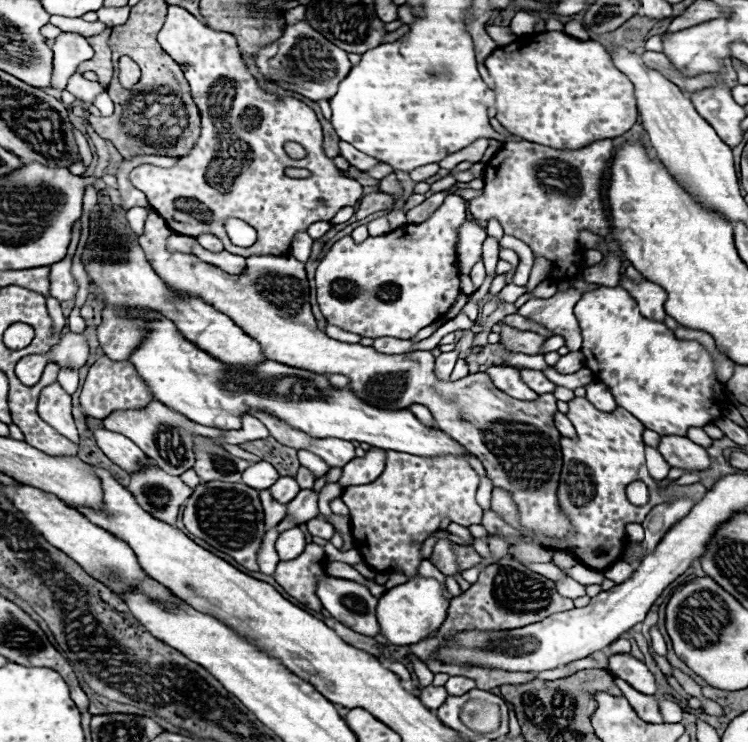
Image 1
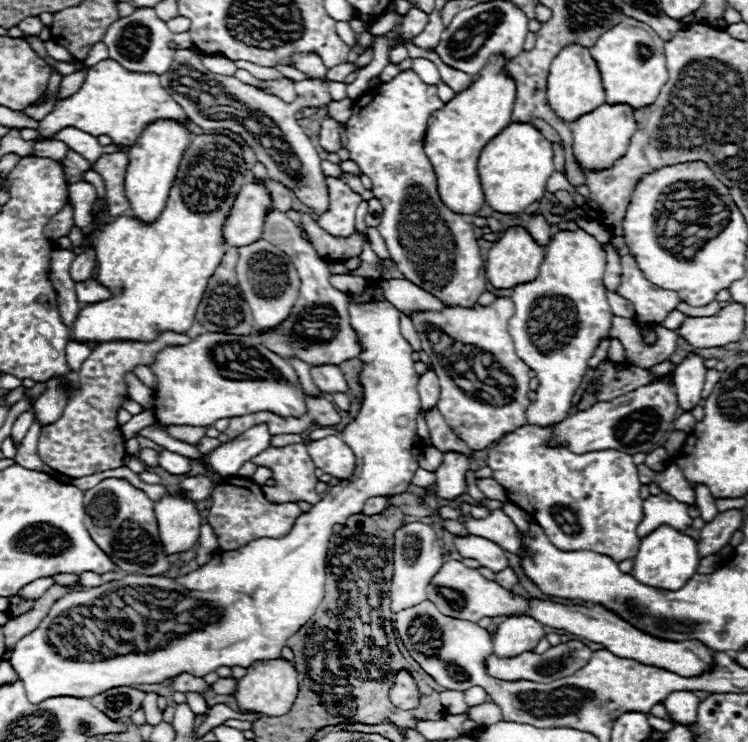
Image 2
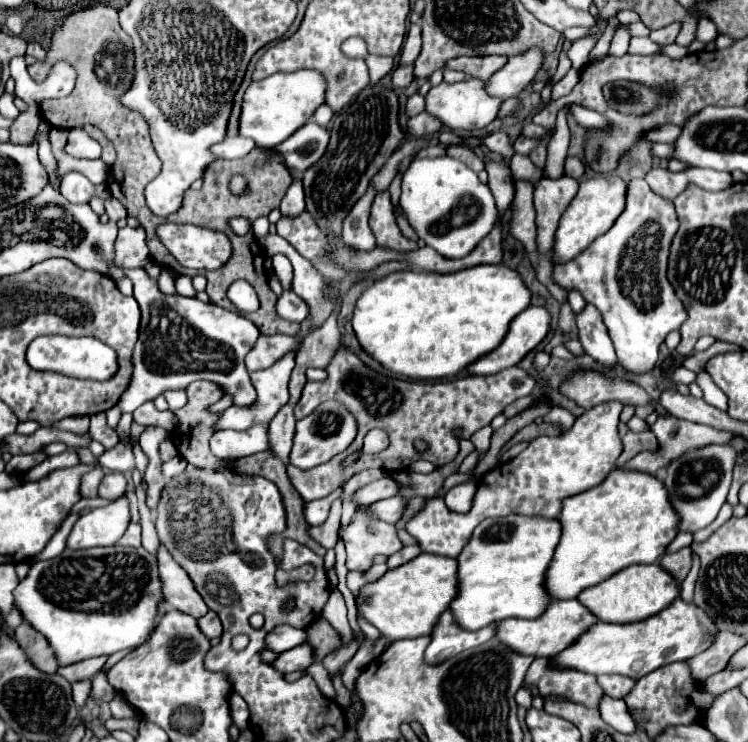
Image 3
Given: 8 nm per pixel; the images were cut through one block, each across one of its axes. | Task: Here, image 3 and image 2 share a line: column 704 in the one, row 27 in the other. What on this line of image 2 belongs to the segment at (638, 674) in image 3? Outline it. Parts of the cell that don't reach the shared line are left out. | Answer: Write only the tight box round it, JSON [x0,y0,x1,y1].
[590,18,668,110]

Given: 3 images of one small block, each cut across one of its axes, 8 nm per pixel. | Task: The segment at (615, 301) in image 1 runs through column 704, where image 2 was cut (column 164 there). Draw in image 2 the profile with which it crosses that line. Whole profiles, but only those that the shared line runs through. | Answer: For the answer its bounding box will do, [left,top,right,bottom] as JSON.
[152,334,306,426]

